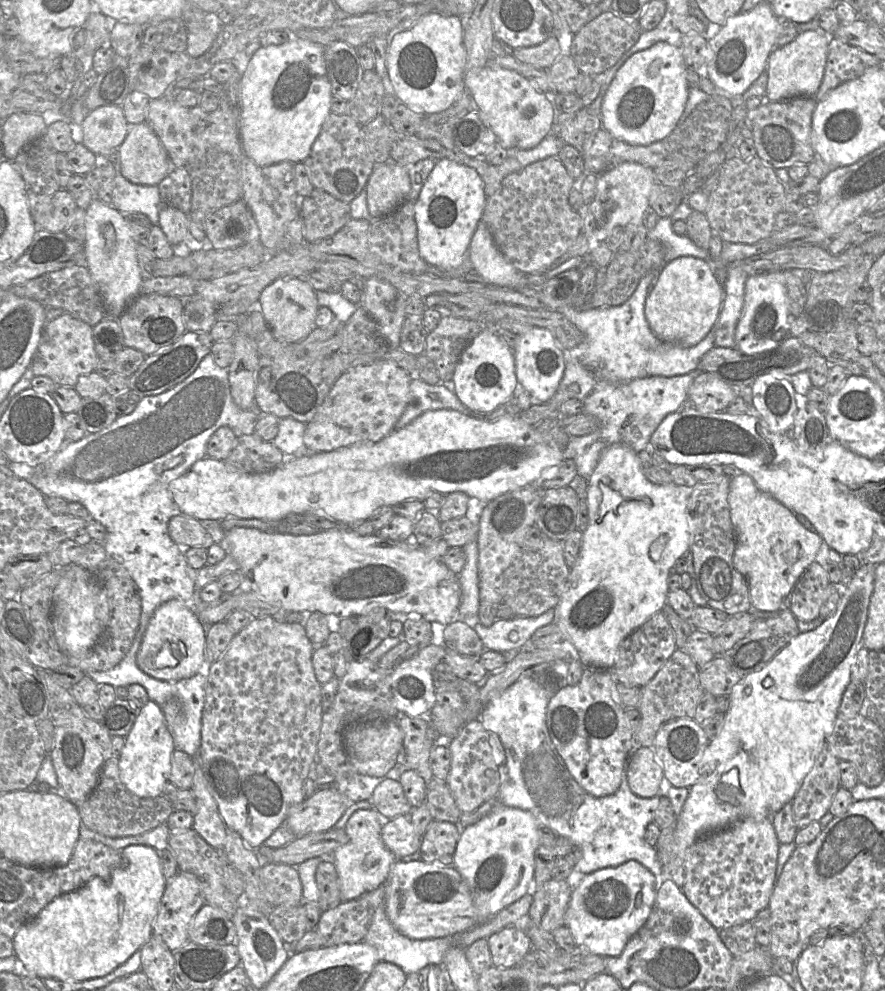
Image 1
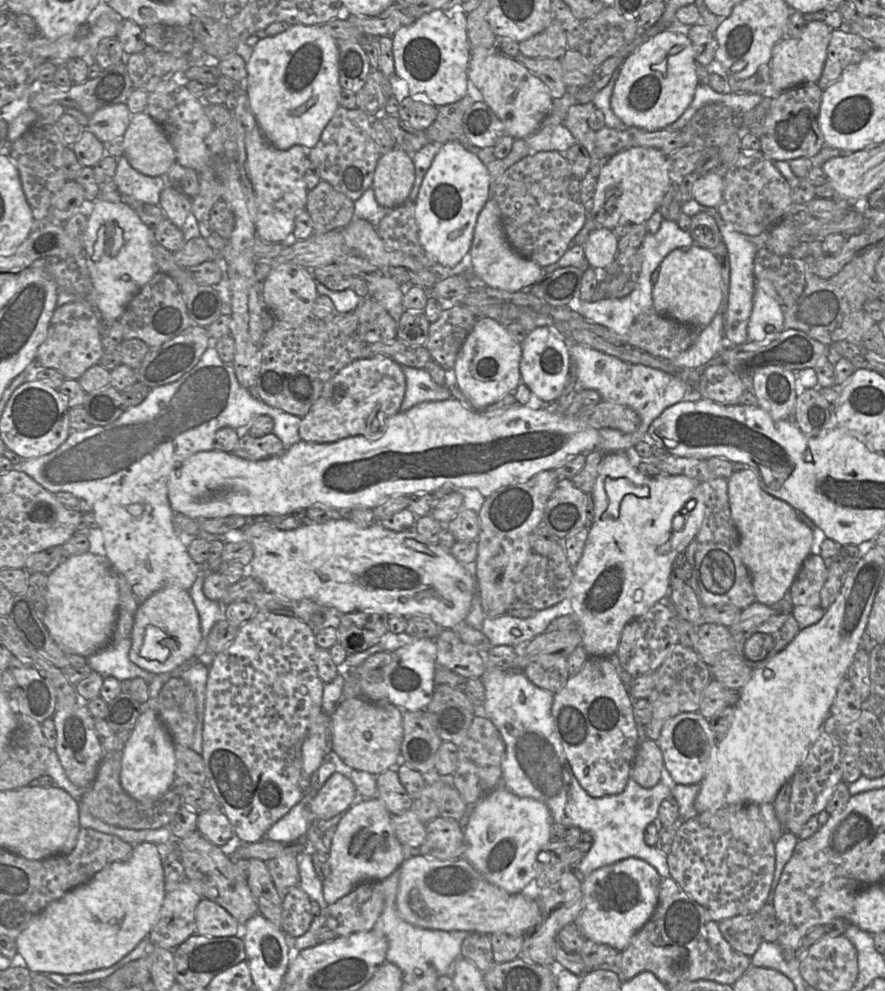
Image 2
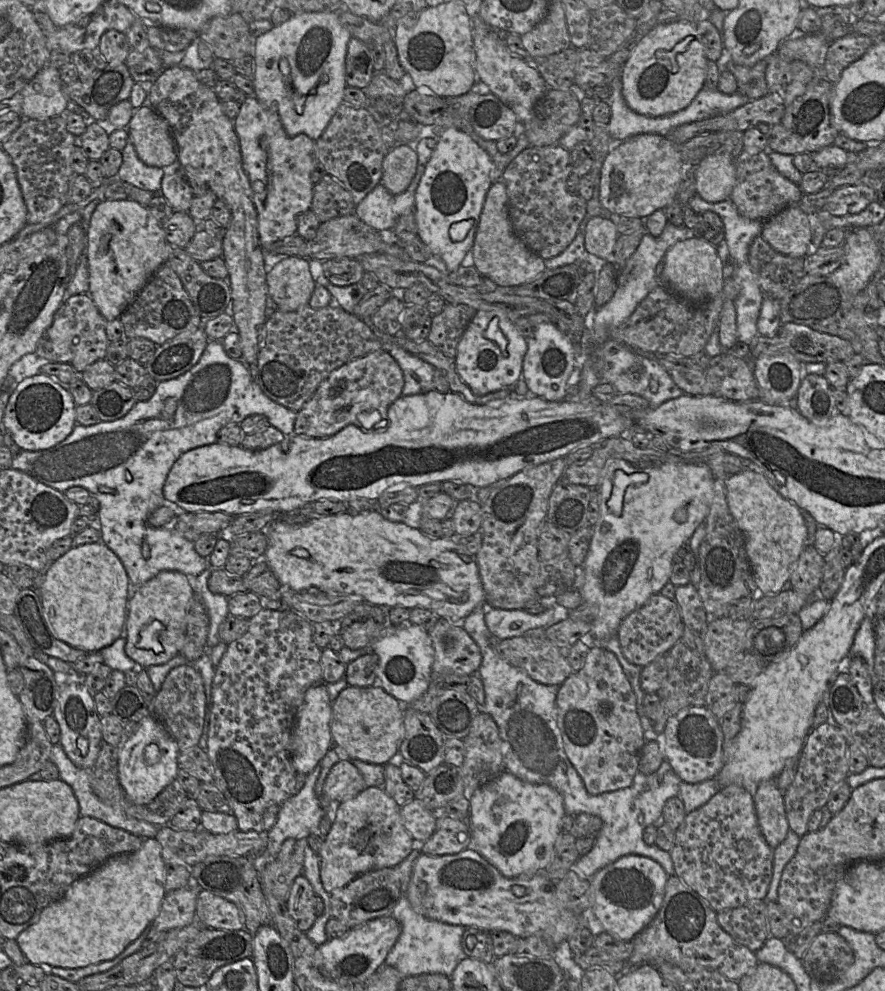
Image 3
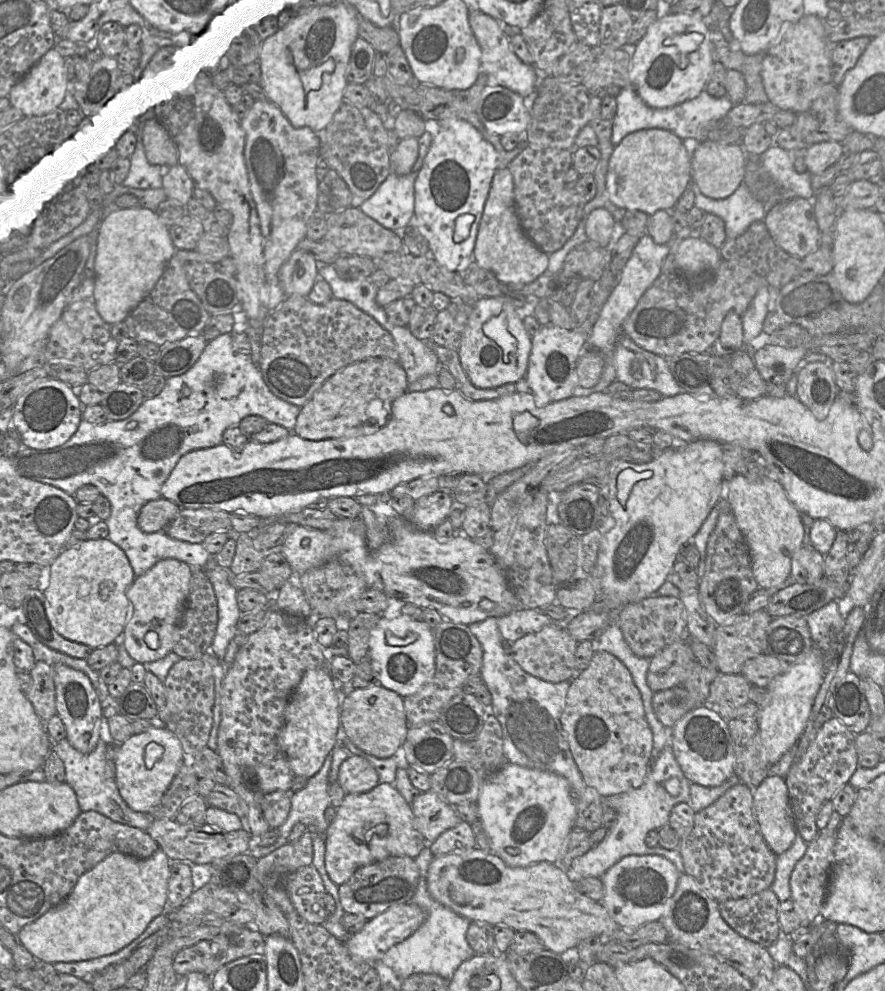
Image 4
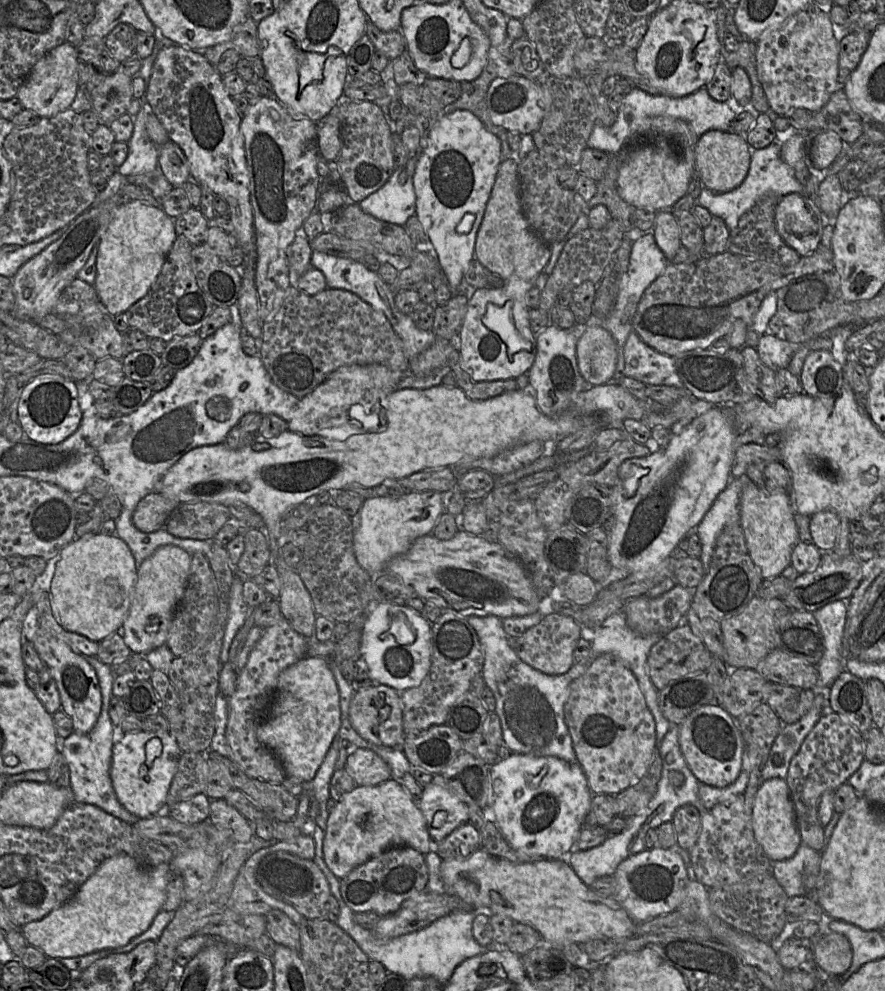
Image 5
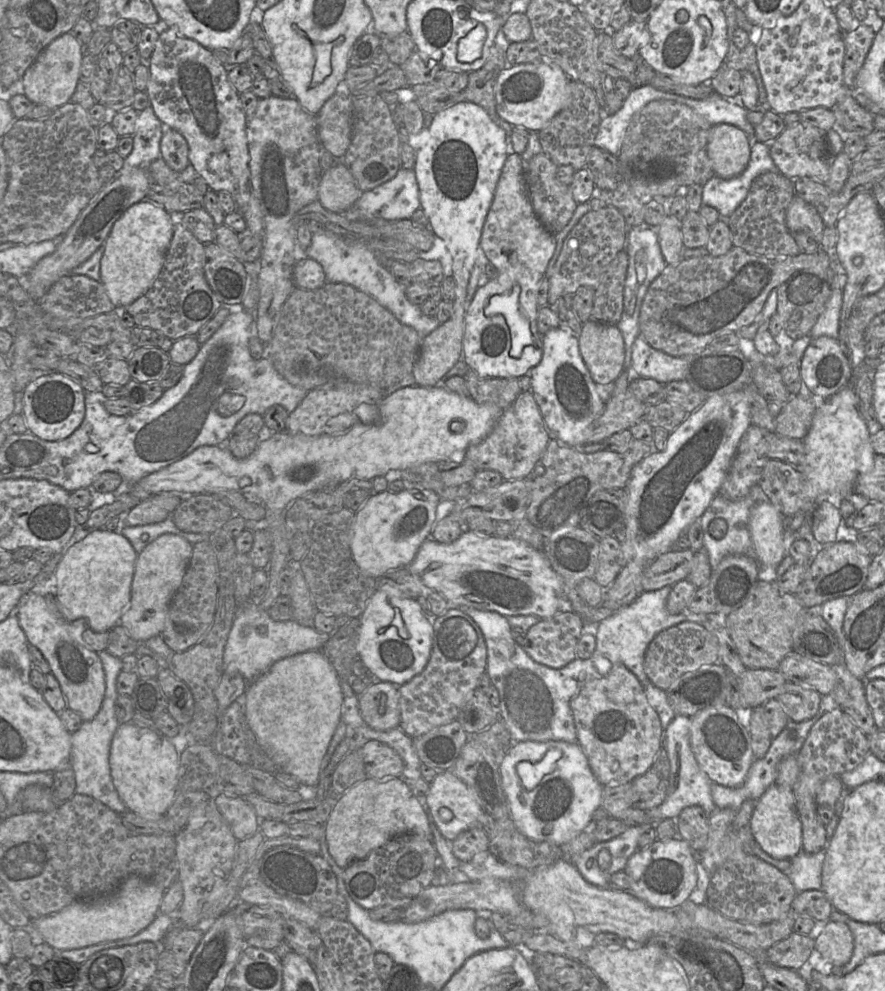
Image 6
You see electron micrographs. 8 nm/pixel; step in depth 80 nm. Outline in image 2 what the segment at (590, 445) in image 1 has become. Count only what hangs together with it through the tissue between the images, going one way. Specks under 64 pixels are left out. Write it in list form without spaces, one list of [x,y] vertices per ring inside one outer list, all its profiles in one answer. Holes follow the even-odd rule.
[[[572,343],[569,351],[572,373],[581,387],[594,389],[600,394],[602,400],[627,406],[639,415],[640,425],[633,433],[625,433],[615,428],[599,429],[599,439],[595,449],[602,451],[604,454],[624,452],[642,441],[651,423],[666,408],[684,400],[685,394],[691,390],[693,383],[695,383],[695,389],[697,390],[697,381],[701,370],[706,366],[682,369],[680,373],[673,374],[646,365],[623,361],[581,343]]]

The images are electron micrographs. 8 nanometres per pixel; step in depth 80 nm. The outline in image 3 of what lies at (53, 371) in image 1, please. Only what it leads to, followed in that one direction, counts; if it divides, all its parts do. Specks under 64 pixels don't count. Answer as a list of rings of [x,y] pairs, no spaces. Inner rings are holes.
[[[89,294],[70,296],[57,309],[52,323],[39,339],[35,353],[48,362],[70,364],[82,373],[93,363],[105,359],[110,343],[106,323]]]

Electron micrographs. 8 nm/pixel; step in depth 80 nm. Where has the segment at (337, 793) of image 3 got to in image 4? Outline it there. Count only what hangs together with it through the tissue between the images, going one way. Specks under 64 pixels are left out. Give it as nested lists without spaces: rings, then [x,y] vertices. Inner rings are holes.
[[[352,755],[340,765],[337,782],[346,794],[361,793],[377,786],[379,777],[373,765],[365,757]]]

